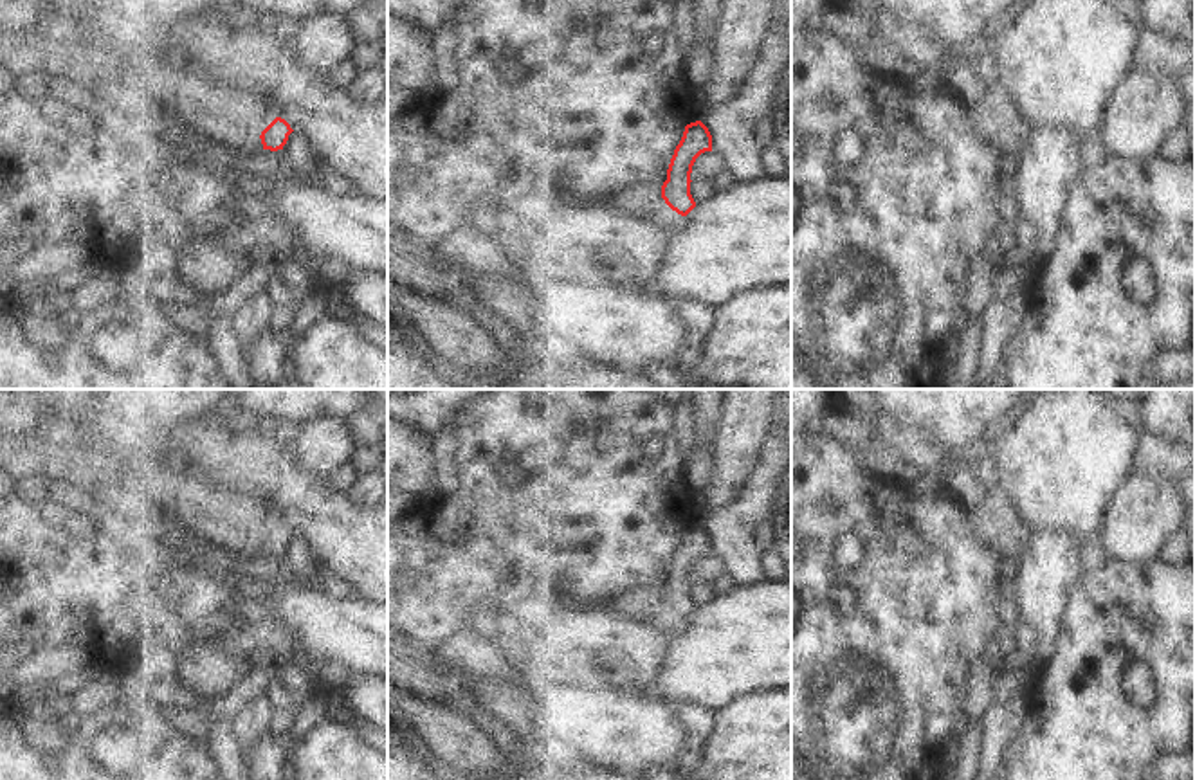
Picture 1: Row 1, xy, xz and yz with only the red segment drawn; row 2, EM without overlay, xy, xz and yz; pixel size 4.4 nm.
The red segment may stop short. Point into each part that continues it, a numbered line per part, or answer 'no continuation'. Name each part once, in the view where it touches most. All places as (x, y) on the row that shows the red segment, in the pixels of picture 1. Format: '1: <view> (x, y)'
1: xz (644, 200)

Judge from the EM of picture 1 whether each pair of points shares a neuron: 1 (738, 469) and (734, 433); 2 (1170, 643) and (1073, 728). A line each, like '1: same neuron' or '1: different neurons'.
1: same neuron
2: same neuron

